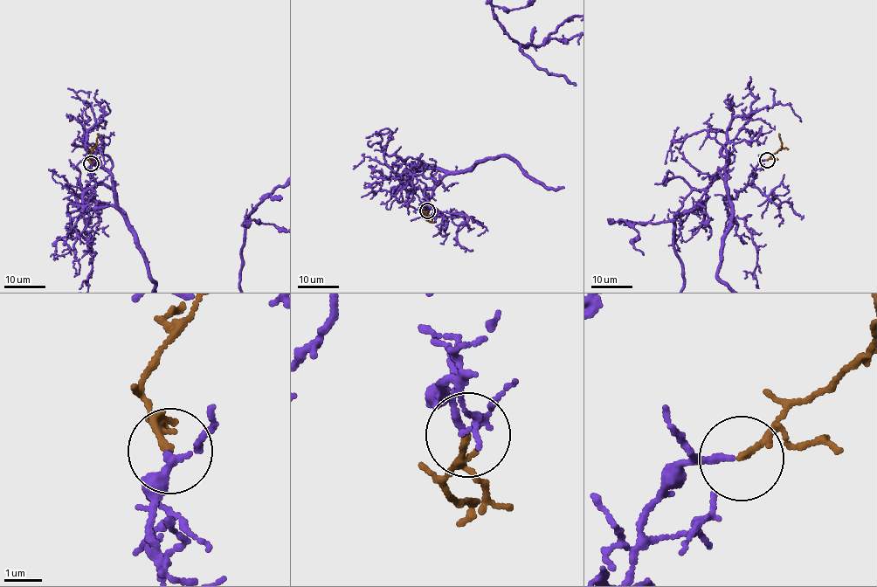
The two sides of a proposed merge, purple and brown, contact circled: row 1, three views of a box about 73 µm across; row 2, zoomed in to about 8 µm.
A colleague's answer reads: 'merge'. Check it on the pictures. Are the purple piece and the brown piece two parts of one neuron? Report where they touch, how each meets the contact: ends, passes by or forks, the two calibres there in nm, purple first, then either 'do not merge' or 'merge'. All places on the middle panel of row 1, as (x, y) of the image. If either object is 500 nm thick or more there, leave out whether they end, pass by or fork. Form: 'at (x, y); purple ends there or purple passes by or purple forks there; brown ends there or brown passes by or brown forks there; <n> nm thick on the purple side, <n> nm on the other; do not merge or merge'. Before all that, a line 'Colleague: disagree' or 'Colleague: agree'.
Colleague: agree
at (427, 210); purple passes by; brown ends there; 120 nm thick on the purple side, 170 nm on the other; merge

